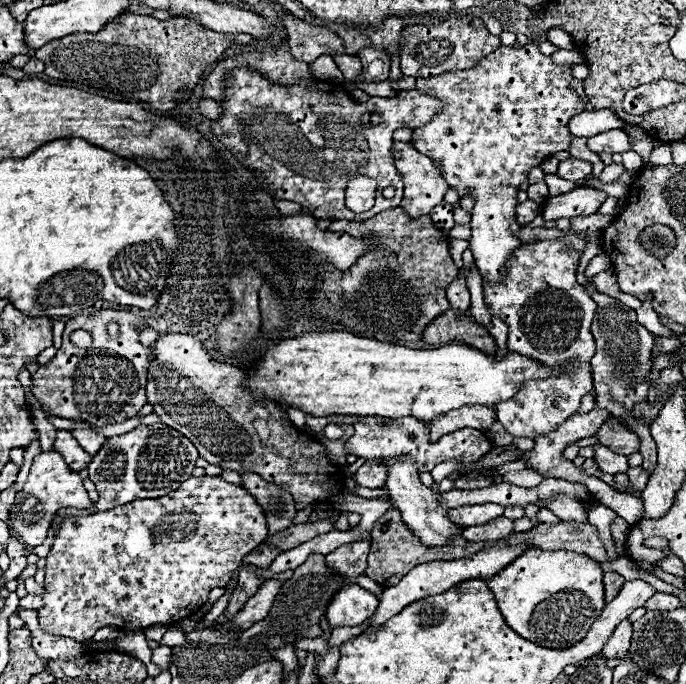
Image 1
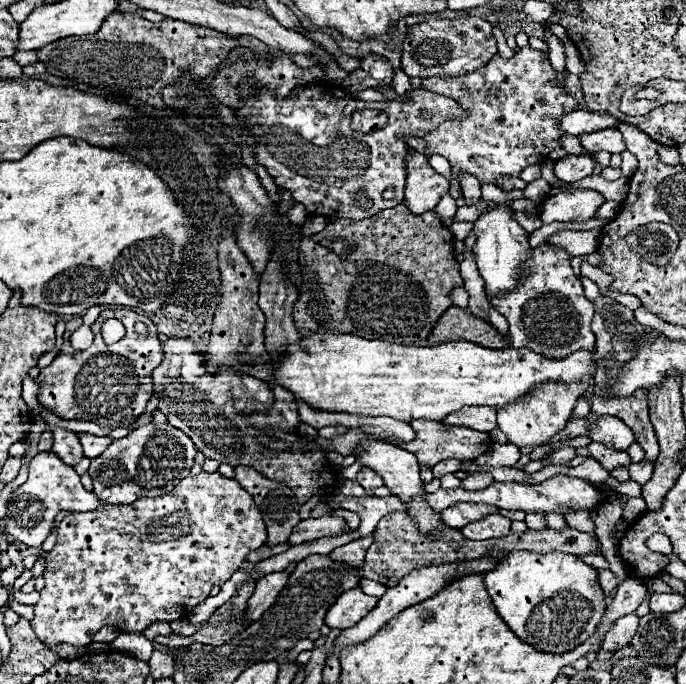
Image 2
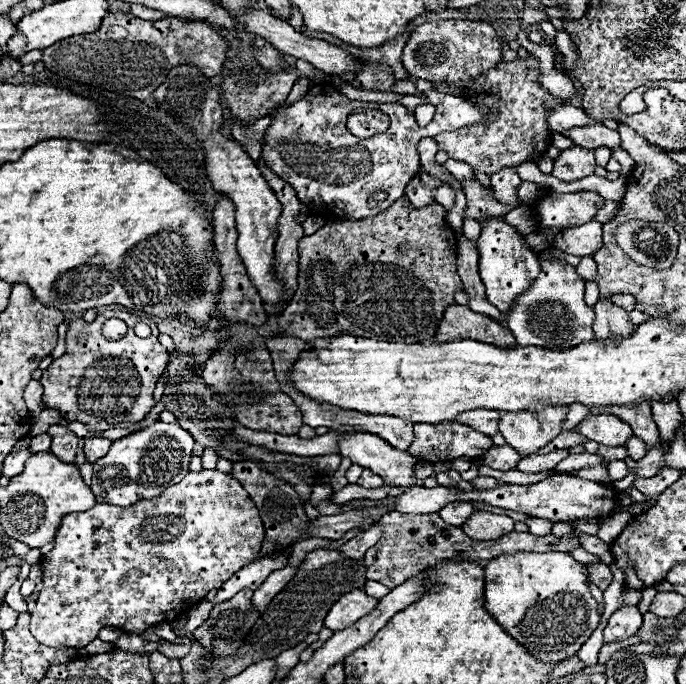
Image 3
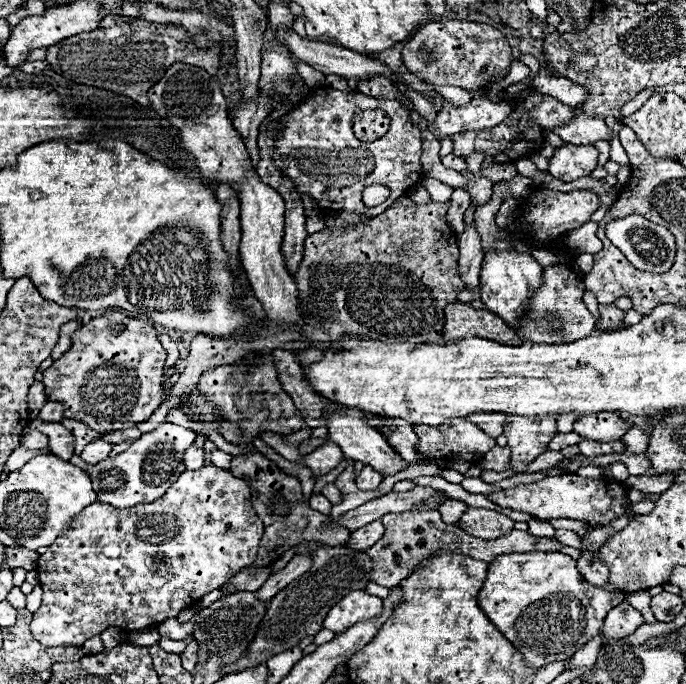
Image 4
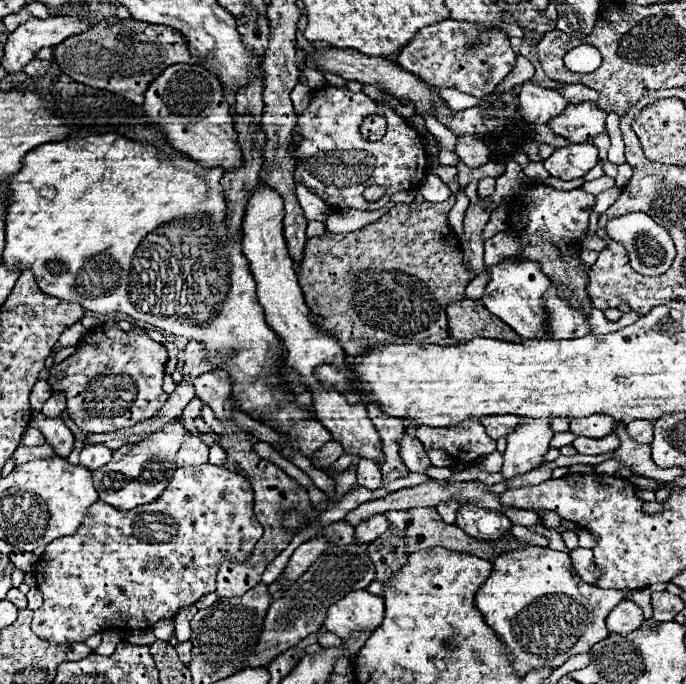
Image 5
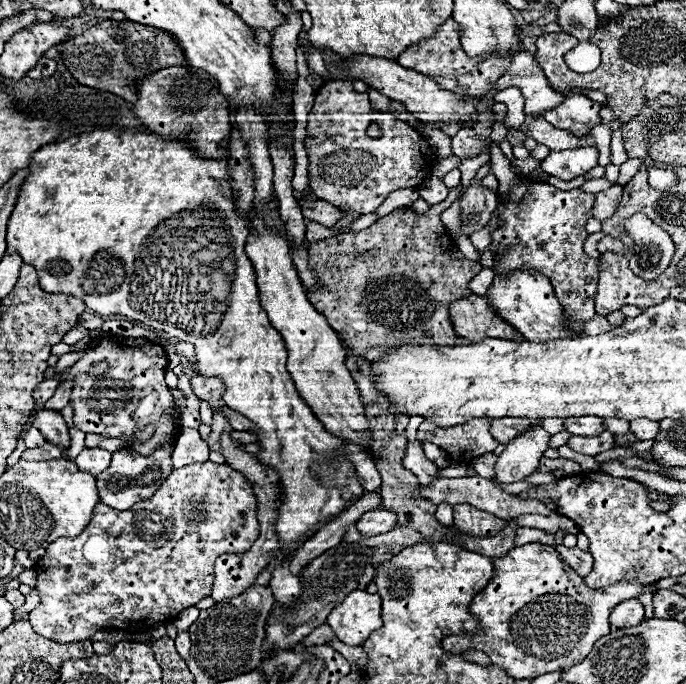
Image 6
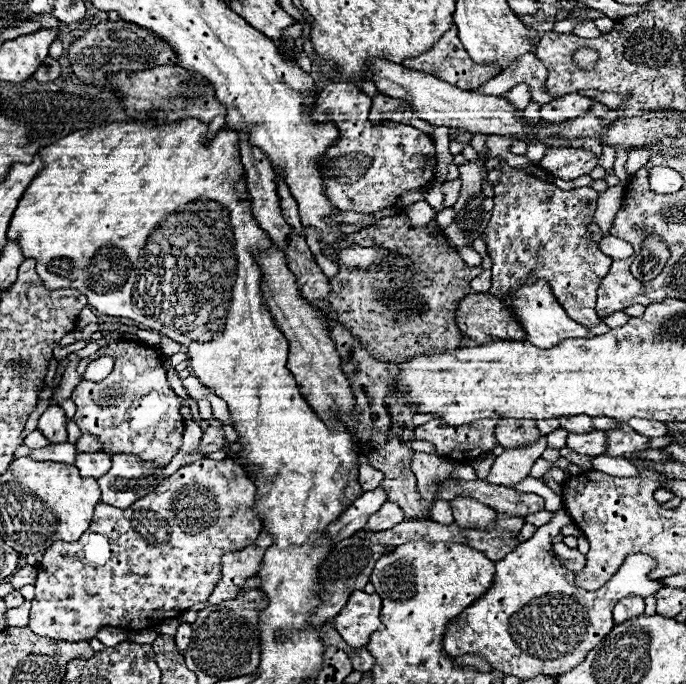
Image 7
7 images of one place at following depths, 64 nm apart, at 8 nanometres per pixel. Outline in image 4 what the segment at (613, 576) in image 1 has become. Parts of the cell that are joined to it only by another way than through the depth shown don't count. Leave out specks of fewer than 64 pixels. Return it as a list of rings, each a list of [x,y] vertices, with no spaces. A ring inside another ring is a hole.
[[[584,552],[578,562],[578,570],[582,572],[584,580],[594,584],[594,586],[606,586],[606,582],[610,580],[610,570],[604,562],[598,562],[594,560],[594,554],[590,552]]]

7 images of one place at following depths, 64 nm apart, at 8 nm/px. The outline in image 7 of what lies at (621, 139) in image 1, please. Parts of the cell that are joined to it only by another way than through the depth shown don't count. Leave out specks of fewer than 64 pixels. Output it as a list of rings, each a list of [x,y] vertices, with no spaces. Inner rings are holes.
[[[578,92],[566,94],[556,98],[554,102],[542,106],[542,120],[544,122],[556,122],[556,124],[564,124],[572,118],[580,118],[582,114],[592,110],[592,98],[582,96]]]

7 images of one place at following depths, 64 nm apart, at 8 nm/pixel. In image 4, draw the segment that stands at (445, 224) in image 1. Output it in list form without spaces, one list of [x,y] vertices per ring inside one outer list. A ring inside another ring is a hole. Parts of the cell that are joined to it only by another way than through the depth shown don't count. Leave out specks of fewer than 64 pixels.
[[[434,178],[424,180],[424,186],[426,186],[426,190],[430,192],[432,202],[450,202],[450,198],[452,198],[452,190],[454,190],[452,186],[442,184],[442,182],[434,180]]]

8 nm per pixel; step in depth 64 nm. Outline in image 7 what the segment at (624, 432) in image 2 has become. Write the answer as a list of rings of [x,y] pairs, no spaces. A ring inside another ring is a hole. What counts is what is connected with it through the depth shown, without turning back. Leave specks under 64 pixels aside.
[[[572,416],[572,418],[560,418],[560,426],[568,432],[574,432],[574,434],[588,434],[590,430],[596,430],[594,428],[594,422],[590,416]]]

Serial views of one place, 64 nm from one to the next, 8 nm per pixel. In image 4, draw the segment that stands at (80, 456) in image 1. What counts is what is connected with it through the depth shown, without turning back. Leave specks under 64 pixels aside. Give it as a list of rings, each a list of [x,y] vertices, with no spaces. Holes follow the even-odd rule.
[[[36,418],[30,426],[38,428],[44,434],[48,434],[48,438],[50,438],[50,452],[52,454],[56,454],[62,460],[70,460],[74,456],[76,438],[60,422],[42,422],[40,418]]]

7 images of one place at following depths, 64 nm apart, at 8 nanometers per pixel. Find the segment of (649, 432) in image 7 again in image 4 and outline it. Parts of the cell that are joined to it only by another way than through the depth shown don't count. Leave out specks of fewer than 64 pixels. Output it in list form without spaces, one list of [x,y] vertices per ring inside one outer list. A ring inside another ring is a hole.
[[[630,428],[630,432],[628,434],[624,434],[624,444],[628,446],[628,450],[632,452],[632,454],[644,454],[646,452],[646,446],[648,446],[648,436],[642,432],[642,430],[638,430],[638,428]]]

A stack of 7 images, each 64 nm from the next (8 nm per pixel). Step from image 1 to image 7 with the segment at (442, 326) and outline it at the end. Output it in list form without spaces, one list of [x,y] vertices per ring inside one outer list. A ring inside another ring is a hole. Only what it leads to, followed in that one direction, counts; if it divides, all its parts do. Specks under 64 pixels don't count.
[[[468,294],[456,306],[456,324],[462,336],[476,344],[492,342],[496,338],[526,340],[524,328],[516,322],[512,312],[492,294]]]

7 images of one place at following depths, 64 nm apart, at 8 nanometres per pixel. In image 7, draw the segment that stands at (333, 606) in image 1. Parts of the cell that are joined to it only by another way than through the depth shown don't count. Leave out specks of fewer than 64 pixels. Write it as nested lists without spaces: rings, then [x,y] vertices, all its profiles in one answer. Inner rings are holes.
[[[354,590],[346,606],[332,618],[332,624],[348,646],[362,648],[364,644],[368,644],[370,634],[382,628],[380,610],[382,598],[378,594]]]

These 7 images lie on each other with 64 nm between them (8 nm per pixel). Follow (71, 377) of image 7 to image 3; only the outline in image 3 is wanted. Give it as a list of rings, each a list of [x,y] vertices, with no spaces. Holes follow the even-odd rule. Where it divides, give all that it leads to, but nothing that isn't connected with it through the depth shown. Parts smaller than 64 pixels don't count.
[[[46,408],[46,410],[42,410],[40,416],[34,418],[30,426],[29,437],[45,433],[49,426],[52,426],[52,424],[60,424],[60,422],[64,422],[64,420],[60,418],[60,414],[58,414],[56,410],[52,410],[52,408]]]

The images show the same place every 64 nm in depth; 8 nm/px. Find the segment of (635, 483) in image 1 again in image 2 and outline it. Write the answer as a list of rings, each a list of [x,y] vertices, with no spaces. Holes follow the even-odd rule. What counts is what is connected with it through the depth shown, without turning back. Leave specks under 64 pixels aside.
[[[640,462],[640,464],[630,464],[630,466],[628,466],[630,480],[632,480],[632,482],[638,482],[640,486],[642,486],[644,482],[648,482],[648,478],[652,476],[652,470],[654,470],[654,466],[648,464],[648,462]]]

